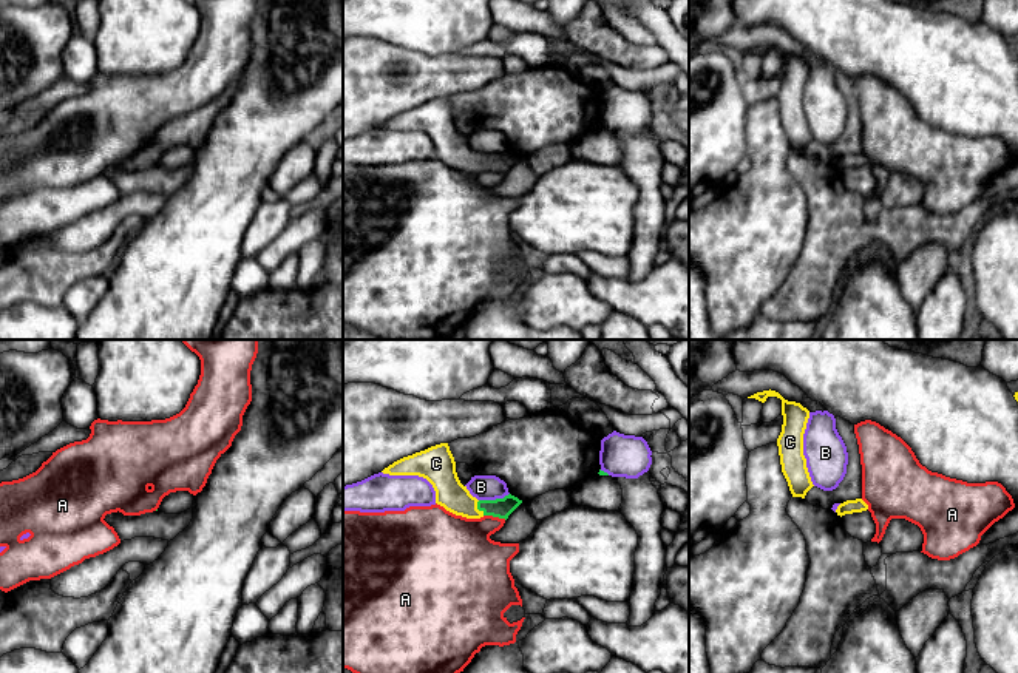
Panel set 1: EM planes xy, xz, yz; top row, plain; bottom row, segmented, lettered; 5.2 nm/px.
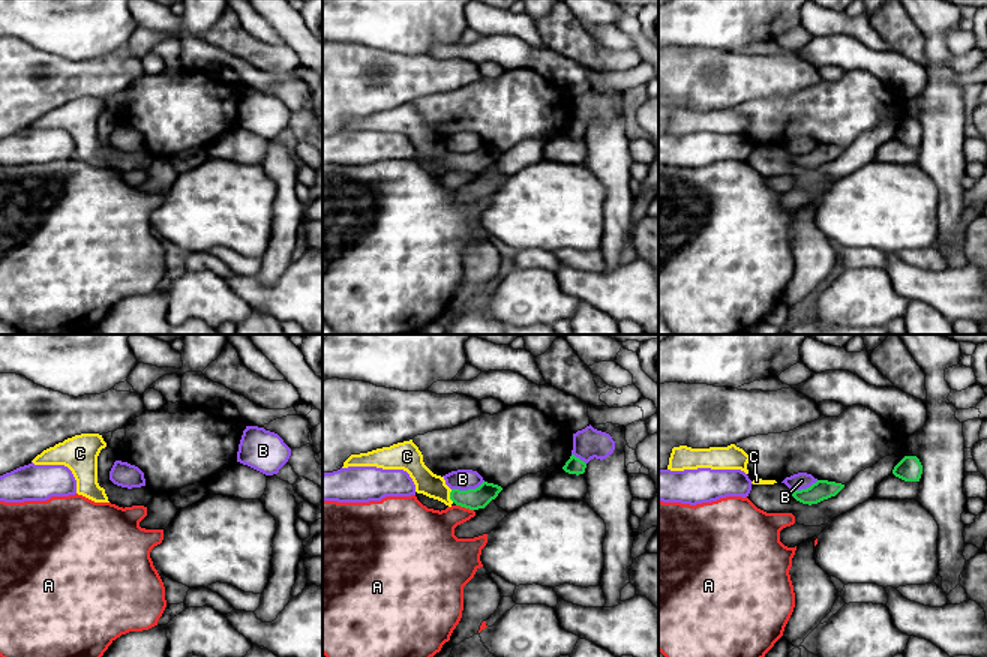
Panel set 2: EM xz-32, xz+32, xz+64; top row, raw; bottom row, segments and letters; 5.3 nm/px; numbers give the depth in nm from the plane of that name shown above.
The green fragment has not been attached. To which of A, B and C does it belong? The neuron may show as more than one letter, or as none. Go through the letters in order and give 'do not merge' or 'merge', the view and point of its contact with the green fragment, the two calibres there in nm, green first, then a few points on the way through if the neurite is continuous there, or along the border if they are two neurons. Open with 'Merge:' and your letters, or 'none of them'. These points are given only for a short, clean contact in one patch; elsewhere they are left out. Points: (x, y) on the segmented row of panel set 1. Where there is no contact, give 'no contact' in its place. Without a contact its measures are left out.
Merge: C
A: do not merge; contact xz (495, 516); calibres 100 and 320 nm; border xz (484, 514), (505, 519)
B: do not merge; contact xz (493, 500); calibres 100 and 130 nm
C: merge; contact xz (478, 508); calibres 100 and 160 nm; way xz (502, 508), (478, 508), (467, 507), (450, 493)

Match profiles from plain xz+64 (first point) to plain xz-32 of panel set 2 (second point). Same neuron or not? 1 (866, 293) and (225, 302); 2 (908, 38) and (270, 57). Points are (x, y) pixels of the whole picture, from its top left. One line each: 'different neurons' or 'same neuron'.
1: same neuron
2: same neuron

